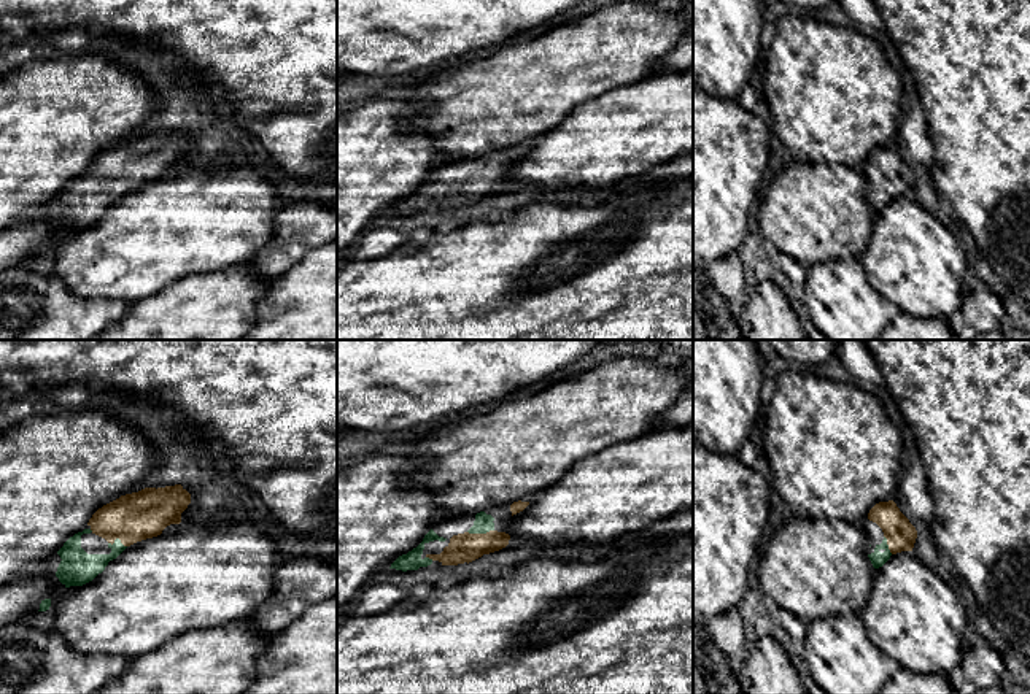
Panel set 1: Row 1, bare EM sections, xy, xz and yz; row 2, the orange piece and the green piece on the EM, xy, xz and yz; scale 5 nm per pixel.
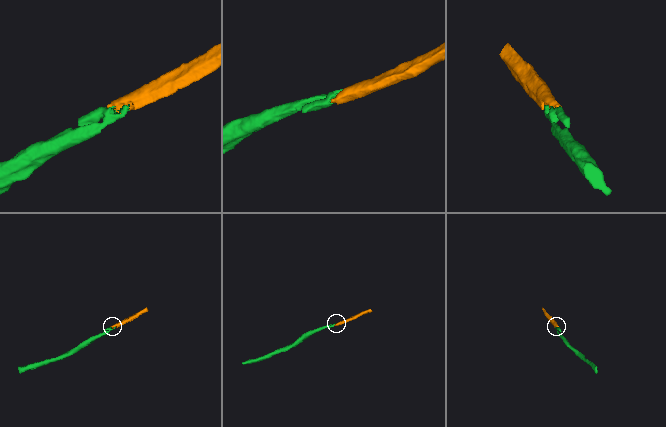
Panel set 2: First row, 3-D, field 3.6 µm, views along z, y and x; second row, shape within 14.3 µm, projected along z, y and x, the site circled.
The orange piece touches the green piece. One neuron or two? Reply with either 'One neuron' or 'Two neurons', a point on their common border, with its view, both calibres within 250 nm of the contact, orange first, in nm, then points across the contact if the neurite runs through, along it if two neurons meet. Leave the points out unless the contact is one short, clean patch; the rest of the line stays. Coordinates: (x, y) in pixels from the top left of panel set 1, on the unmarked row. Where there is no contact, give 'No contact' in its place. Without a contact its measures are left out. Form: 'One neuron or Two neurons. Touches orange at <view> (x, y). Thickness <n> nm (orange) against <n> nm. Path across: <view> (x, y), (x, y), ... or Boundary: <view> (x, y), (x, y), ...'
One neuron. Touches orange at xz (480, 178). Thickness 150 nm (orange) against 100 nm. Path across: xz (466, 191), (480, 178), (484, 167)

